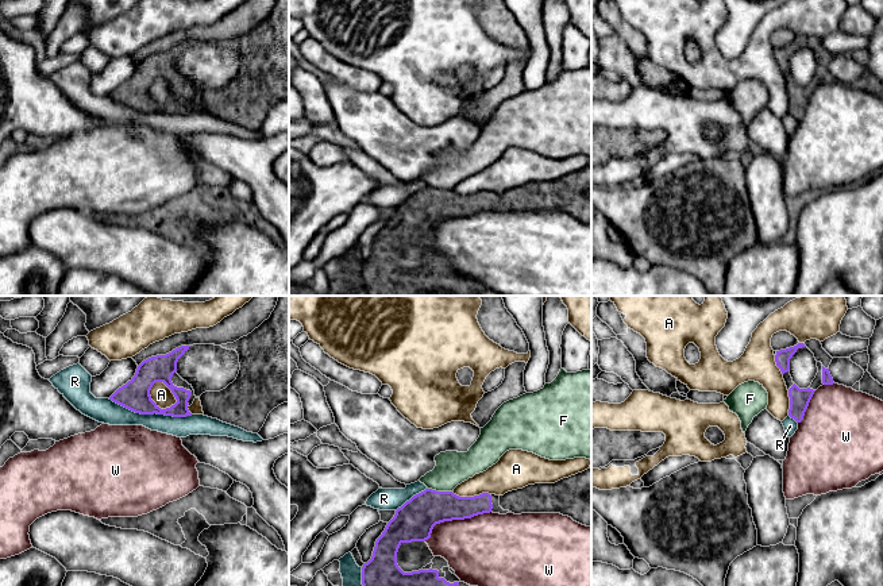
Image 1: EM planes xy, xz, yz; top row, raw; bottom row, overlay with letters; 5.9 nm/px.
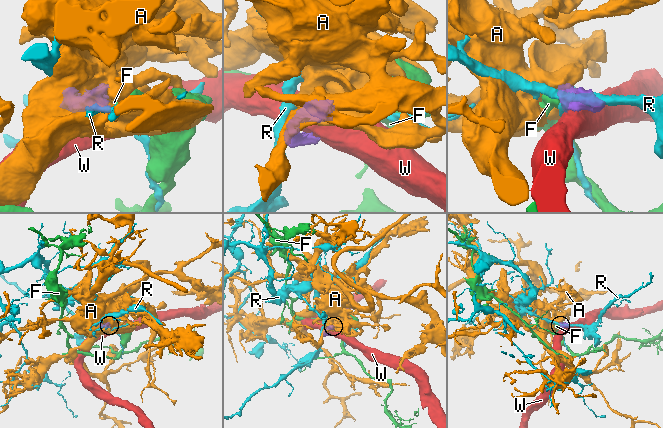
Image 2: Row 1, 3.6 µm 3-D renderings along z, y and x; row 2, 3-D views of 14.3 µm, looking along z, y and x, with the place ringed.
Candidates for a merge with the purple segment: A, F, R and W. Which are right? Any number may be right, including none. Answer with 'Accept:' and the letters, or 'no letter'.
Accept: no letter

